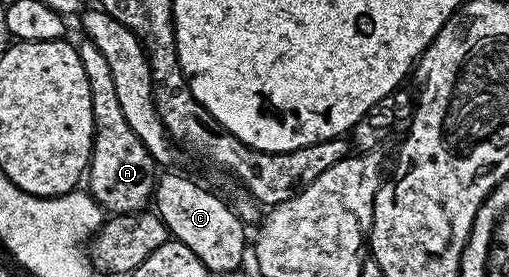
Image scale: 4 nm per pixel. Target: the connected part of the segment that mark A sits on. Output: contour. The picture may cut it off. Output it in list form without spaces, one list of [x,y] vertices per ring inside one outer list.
[[[88,38],[76,45],[79,58],[83,62],[83,70],[91,86],[91,106],[93,107],[93,155],[89,157],[87,169],[88,193],[109,214],[128,214],[142,211],[145,204],[150,203],[155,192],[155,181],[159,176],[159,168],[152,154],[139,142],[139,138],[127,126],[127,118],[123,118],[123,110],[119,106],[119,97],[115,95],[115,81],[111,78],[111,66],[107,66],[107,58],[103,58],[103,50],[95,46]]]

